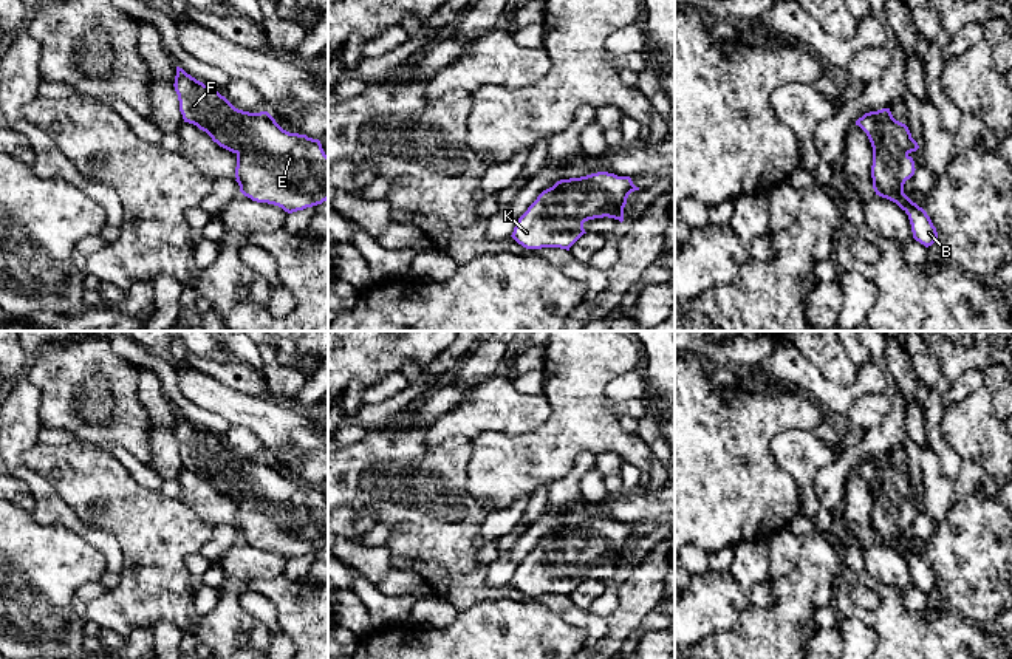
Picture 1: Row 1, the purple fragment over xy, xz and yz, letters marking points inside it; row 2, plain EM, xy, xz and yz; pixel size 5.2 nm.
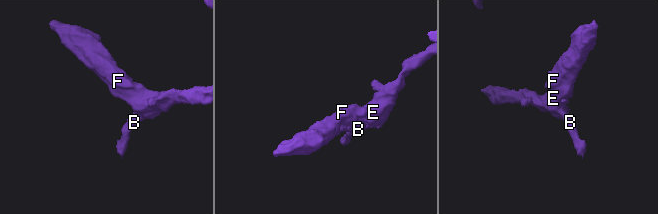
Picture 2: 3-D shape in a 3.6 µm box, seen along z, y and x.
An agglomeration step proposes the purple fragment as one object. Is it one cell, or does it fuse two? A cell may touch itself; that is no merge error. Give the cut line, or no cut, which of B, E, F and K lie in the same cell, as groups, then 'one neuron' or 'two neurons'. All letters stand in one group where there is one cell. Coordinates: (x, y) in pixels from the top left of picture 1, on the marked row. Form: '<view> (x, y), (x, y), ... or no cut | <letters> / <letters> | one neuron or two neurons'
no cut | B E F K | one neuron

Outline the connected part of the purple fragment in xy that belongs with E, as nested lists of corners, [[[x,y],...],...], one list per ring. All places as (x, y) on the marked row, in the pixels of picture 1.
[[[176,67],[175,91],[184,122],[206,131],[220,147],[237,155],[235,181],[240,192],[257,203],[268,203],[292,213],[328,200],[328,156],[319,139],[283,130],[268,111],[235,108],[217,90]]]

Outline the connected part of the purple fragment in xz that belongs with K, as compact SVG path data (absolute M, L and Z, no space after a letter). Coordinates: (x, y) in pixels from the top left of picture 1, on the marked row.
M608 172L560 179L537 196L511 237L526 249L569 251L586 234L585 221L608 217L622 223L627 198L634 190L639 187L630 176Z

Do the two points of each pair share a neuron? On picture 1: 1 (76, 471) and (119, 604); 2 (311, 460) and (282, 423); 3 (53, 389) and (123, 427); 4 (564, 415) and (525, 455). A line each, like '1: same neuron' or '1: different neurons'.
1: same neuron
2: different neurons
3: same neuron
4: same neuron

